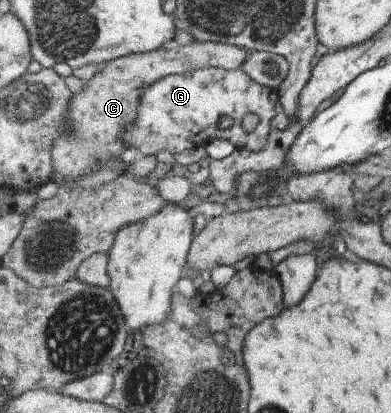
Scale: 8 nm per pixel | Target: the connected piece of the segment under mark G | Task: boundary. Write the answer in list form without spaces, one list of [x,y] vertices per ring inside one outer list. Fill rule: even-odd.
[[[209,66],[194,72],[169,74],[169,76],[161,78],[158,82],[153,82],[143,92],[143,97],[139,100],[139,116],[135,118],[133,124],[129,124],[127,129],[123,130],[123,142],[125,142],[125,146],[134,147],[140,156],[155,156],[161,150],[176,153],[192,147],[204,147],[214,139],[229,140],[239,150],[248,149],[258,152],[270,140],[271,130],[273,129],[271,122],[274,121],[277,115],[277,103],[279,102],[280,93],[277,89],[264,86],[261,82],[257,82],[243,68],[223,69]],[[247,114],[257,115],[260,120],[259,124],[250,132],[243,130],[243,118]],[[223,116],[231,116],[234,121],[233,125],[226,131],[219,128],[219,122],[221,122]]]

